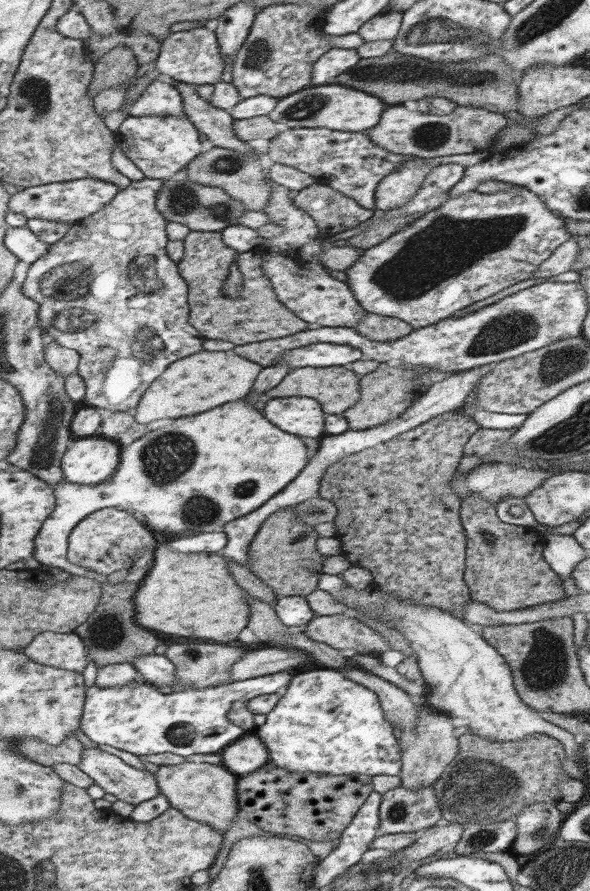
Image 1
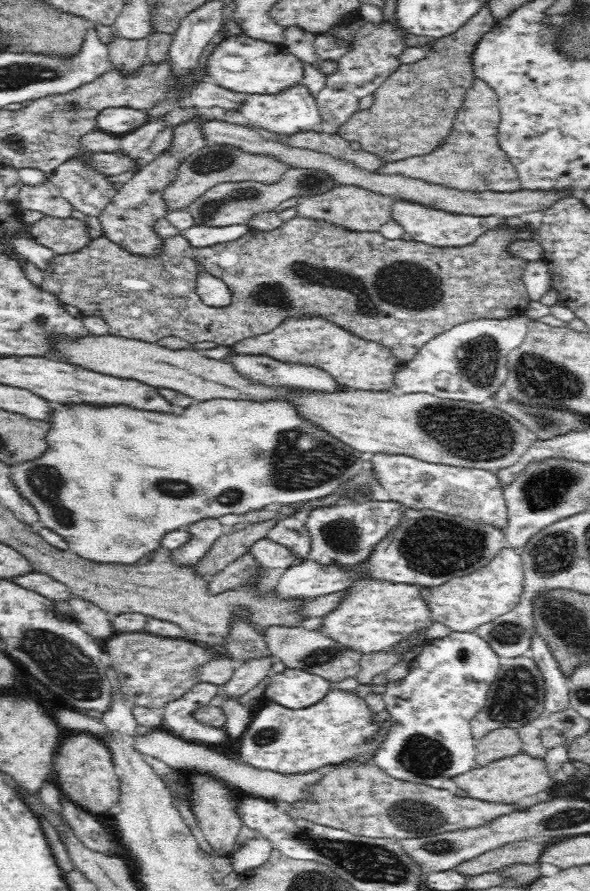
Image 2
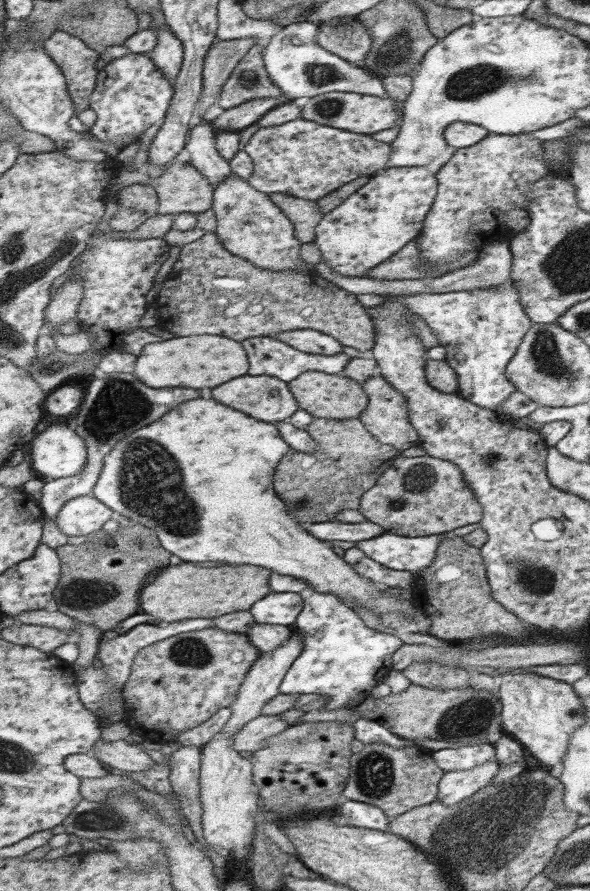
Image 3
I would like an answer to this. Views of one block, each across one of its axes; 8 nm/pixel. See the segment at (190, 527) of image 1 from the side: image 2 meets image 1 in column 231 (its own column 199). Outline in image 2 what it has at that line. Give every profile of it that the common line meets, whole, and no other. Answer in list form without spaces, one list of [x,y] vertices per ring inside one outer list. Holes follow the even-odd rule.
[[[220,400],[220,402],[198,402],[186,408],[186,416],[150,412],[150,410],[134,410],[130,406],[90,406],[90,404],[50,404],[48,432],[44,441],[48,450],[26,462],[11,465],[11,477],[24,499],[36,509],[38,518],[44,528],[58,533],[66,543],[68,550],[81,558],[104,565],[133,565],[136,560],[160,548],[160,540],[167,532],[184,529],[188,525],[204,519],[217,519],[224,514],[246,514],[252,510],[264,508],[268,504],[278,506],[287,504],[299,507],[314,498],[324,498],[336,494],[345,488],[345,484],[359,472],[366,469],[366,461],[362,453],[352,447],[334,440],[326,432],[320,432],[310,422],[304,422],[296,416],[294,408],[284,402],[236,402],[236,400]]]

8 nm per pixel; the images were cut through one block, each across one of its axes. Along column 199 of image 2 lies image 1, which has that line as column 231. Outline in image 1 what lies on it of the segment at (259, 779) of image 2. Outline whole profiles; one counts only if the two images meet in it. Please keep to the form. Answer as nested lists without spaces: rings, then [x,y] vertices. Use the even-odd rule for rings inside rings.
[[[256,731],[247,732],[222,750],[224,766],[234,775],[247,775],[259,770],[270,760],[270,750]]]

